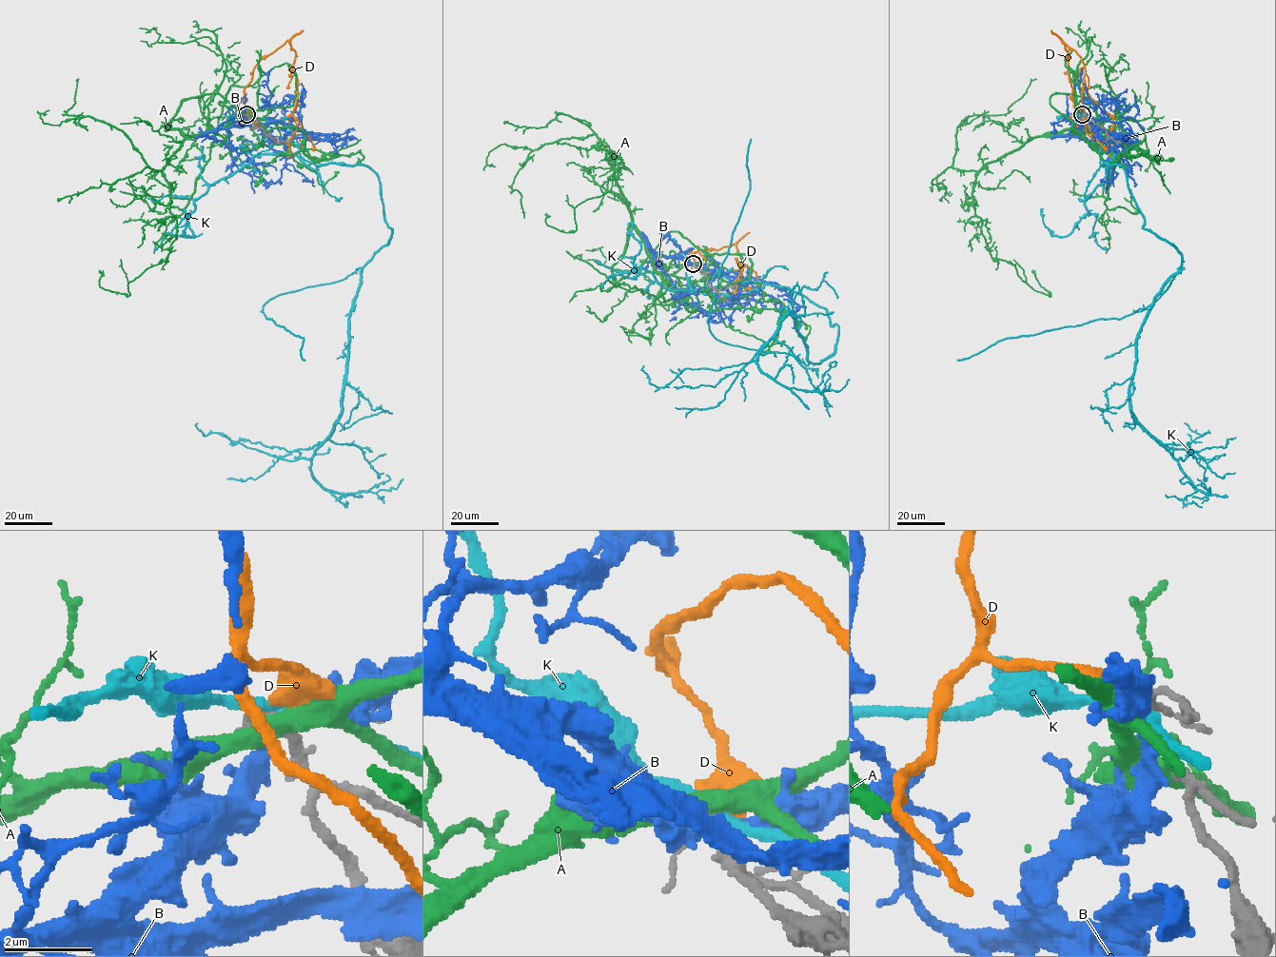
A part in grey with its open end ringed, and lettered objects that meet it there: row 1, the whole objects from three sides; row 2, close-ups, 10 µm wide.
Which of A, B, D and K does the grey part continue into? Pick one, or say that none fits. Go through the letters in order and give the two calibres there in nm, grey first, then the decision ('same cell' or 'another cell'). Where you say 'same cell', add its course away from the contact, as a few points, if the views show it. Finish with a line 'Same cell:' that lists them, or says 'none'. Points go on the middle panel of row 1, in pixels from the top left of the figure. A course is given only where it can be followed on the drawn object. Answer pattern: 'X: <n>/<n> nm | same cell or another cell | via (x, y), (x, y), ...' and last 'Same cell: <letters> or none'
A: 190/440 nm | another cell
B: 200/260 nm | another cell
D: 190/600 nm | another cell
K: 200/280 nm | another cell
Same cell: none

